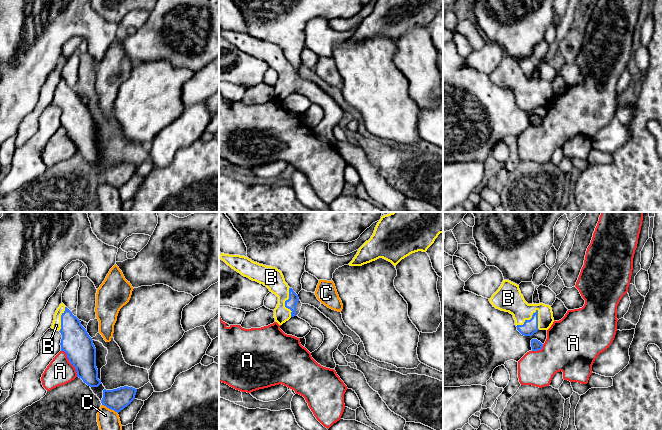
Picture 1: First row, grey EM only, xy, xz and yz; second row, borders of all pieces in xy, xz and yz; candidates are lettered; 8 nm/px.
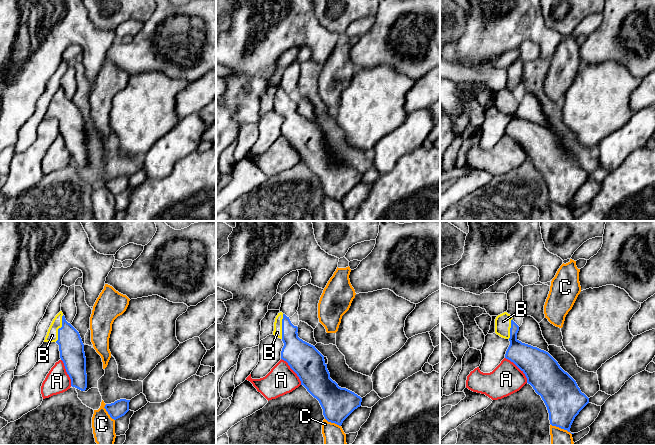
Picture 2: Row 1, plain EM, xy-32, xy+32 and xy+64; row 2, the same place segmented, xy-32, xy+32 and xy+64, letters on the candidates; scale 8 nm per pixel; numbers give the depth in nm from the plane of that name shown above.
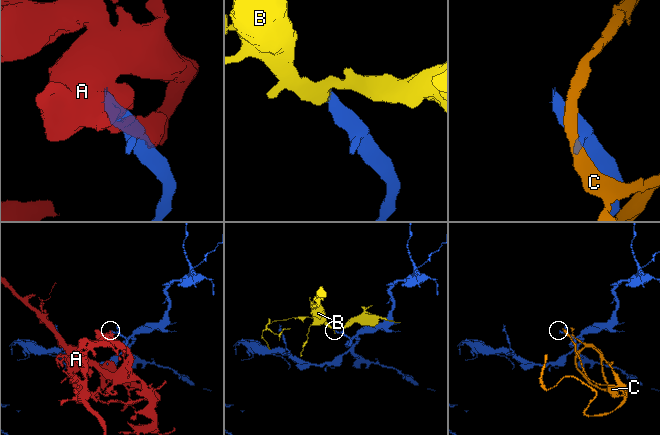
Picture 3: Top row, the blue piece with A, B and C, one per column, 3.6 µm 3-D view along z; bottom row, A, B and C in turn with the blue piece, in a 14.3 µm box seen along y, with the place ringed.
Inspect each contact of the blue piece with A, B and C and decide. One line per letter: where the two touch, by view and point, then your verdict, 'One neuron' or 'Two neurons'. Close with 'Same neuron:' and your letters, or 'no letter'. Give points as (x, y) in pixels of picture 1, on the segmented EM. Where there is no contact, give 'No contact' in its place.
A: Touches blue at xy (70, 362). Two neurons
B: Touches blue at yz (527, 320). One neuron
C: Touches blue at xy (110, 408). Two neurons
Same neuron: B

